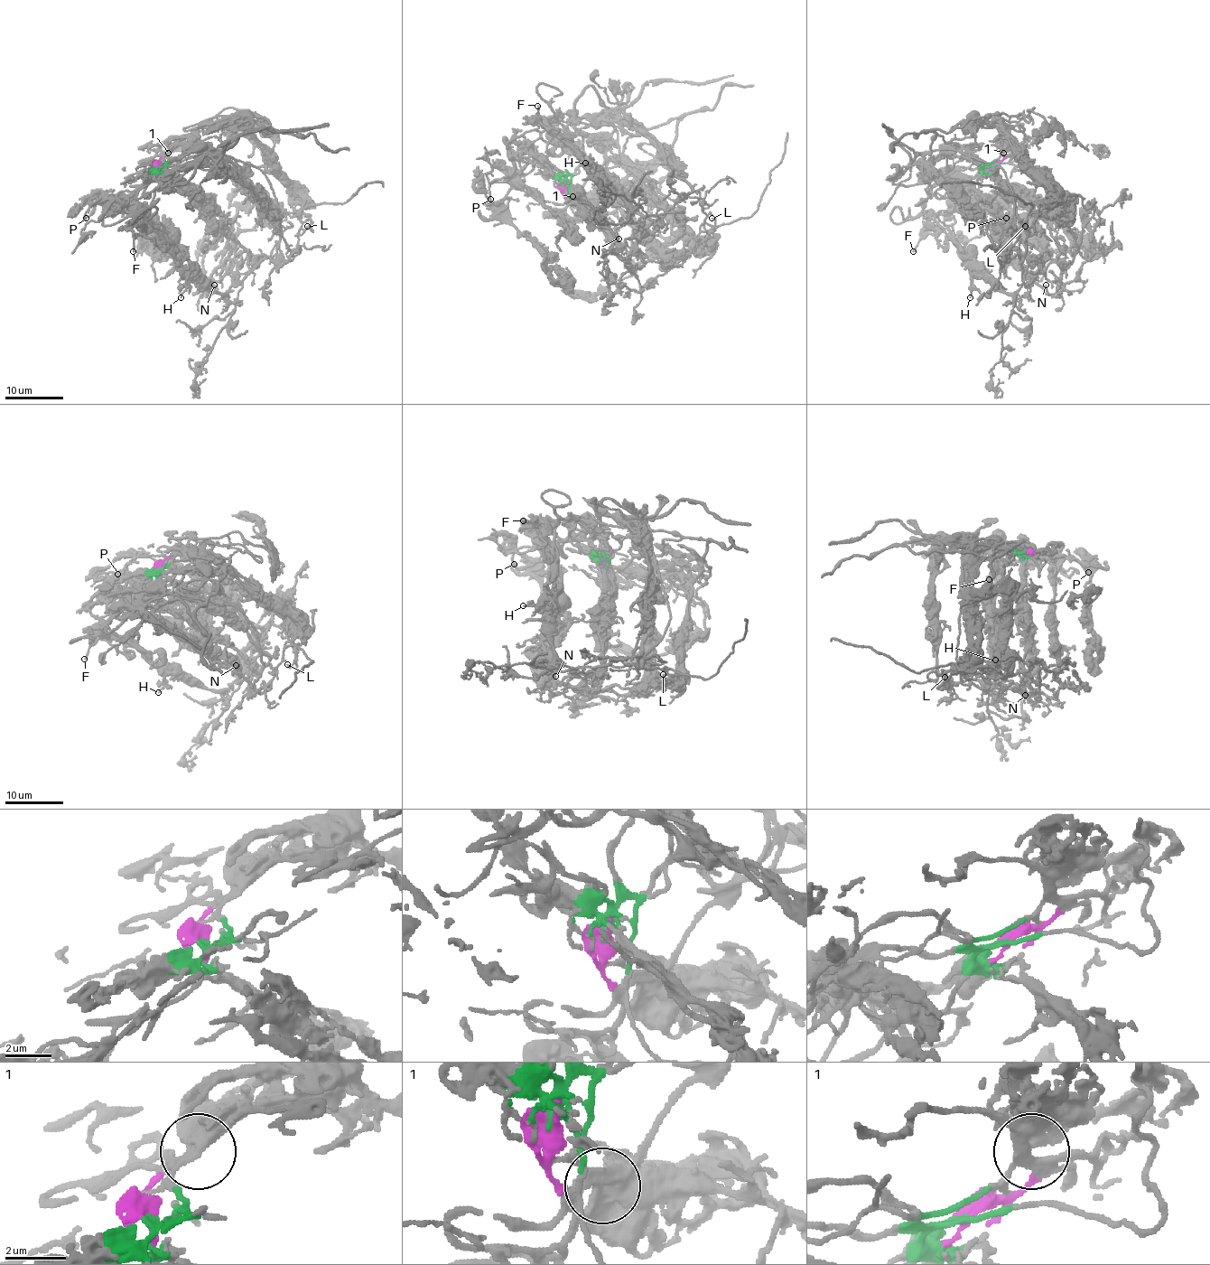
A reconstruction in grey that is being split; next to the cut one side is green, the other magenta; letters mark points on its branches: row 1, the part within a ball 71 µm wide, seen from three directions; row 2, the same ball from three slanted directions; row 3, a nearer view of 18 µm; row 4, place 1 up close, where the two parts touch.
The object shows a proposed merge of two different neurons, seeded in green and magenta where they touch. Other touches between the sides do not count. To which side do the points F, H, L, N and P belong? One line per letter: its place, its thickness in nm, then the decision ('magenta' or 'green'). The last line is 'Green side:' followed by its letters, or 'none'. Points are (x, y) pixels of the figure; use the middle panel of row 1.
F: place (537, 106); calibre 170 nm; green
H: place (585, 163); calibre 130 nm; green
L: place (712, 218); calibre 170 nm; magenta
N: place (618, 238); calibre 110 nm; green
P: place (490, 199); calibre 140 nm; green
Green side: F, H, N, P

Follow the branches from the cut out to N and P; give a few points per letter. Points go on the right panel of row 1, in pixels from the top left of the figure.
N: (992, 164), (961, 197), (958, 205), (983, 220), (1000, 240), (1007, 257), (1024, 274), (1045, 289), (1046, 285)
P: (992, 164), (967, 191), (974, 200), (988, 201), (989, 210), (1000, 219), (1007, 217)

